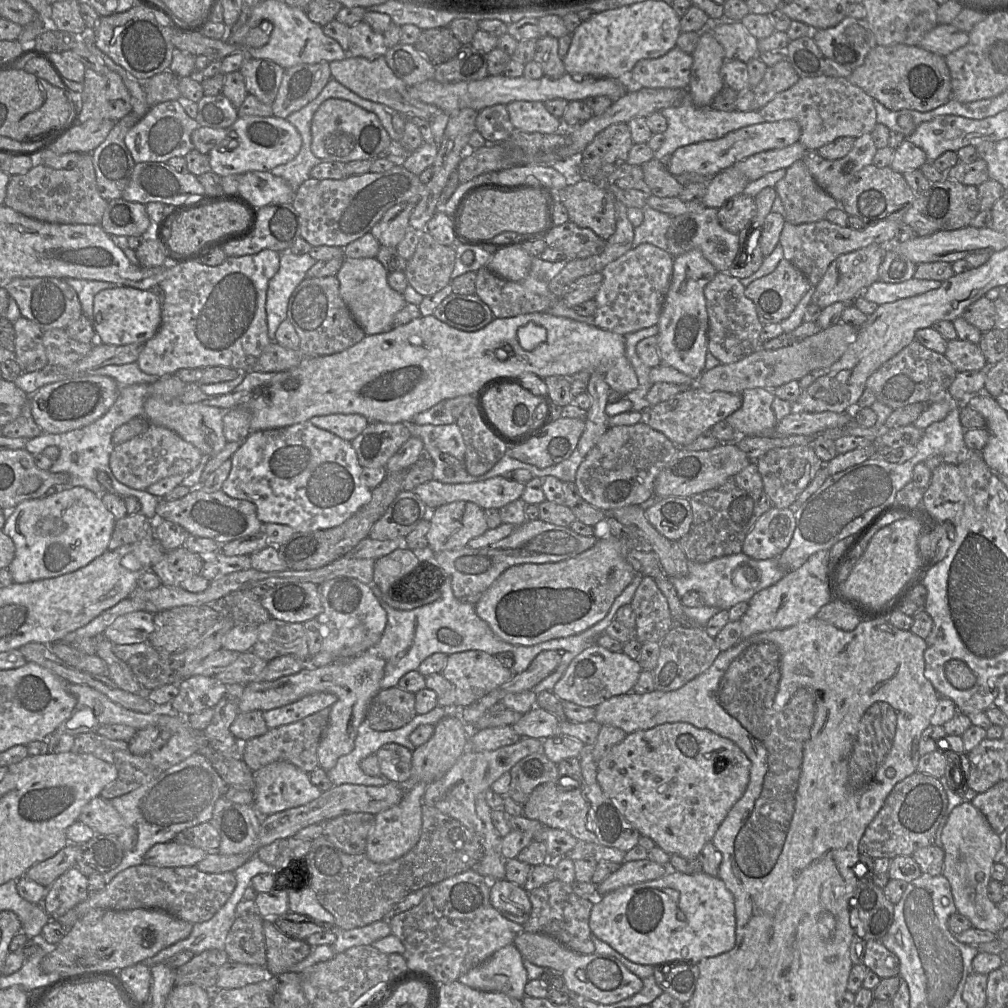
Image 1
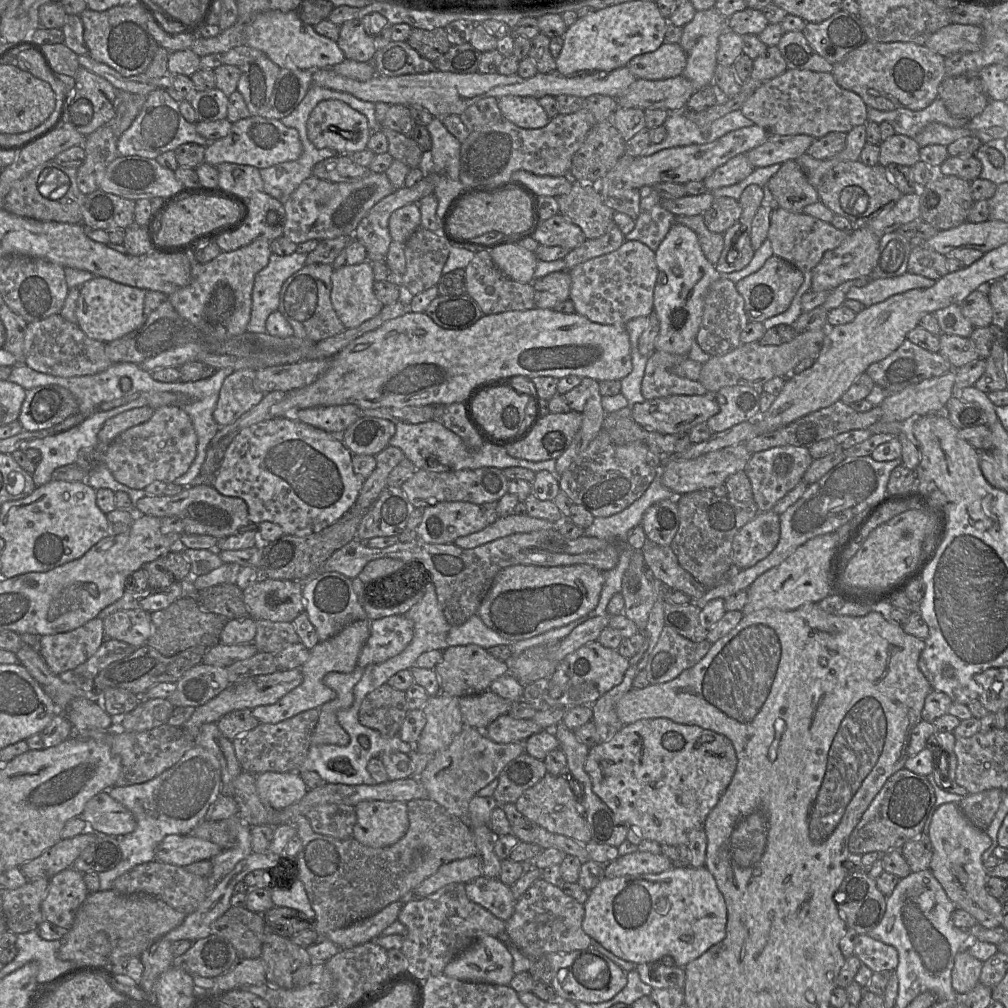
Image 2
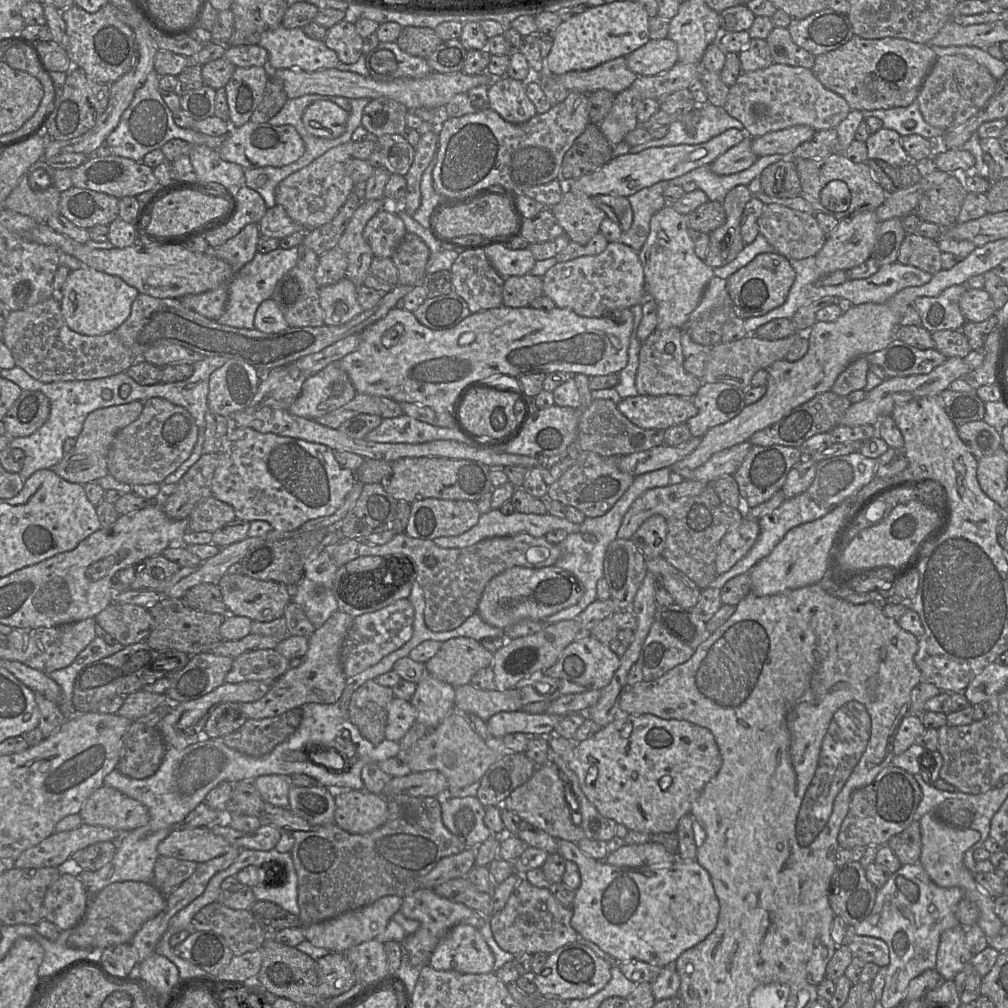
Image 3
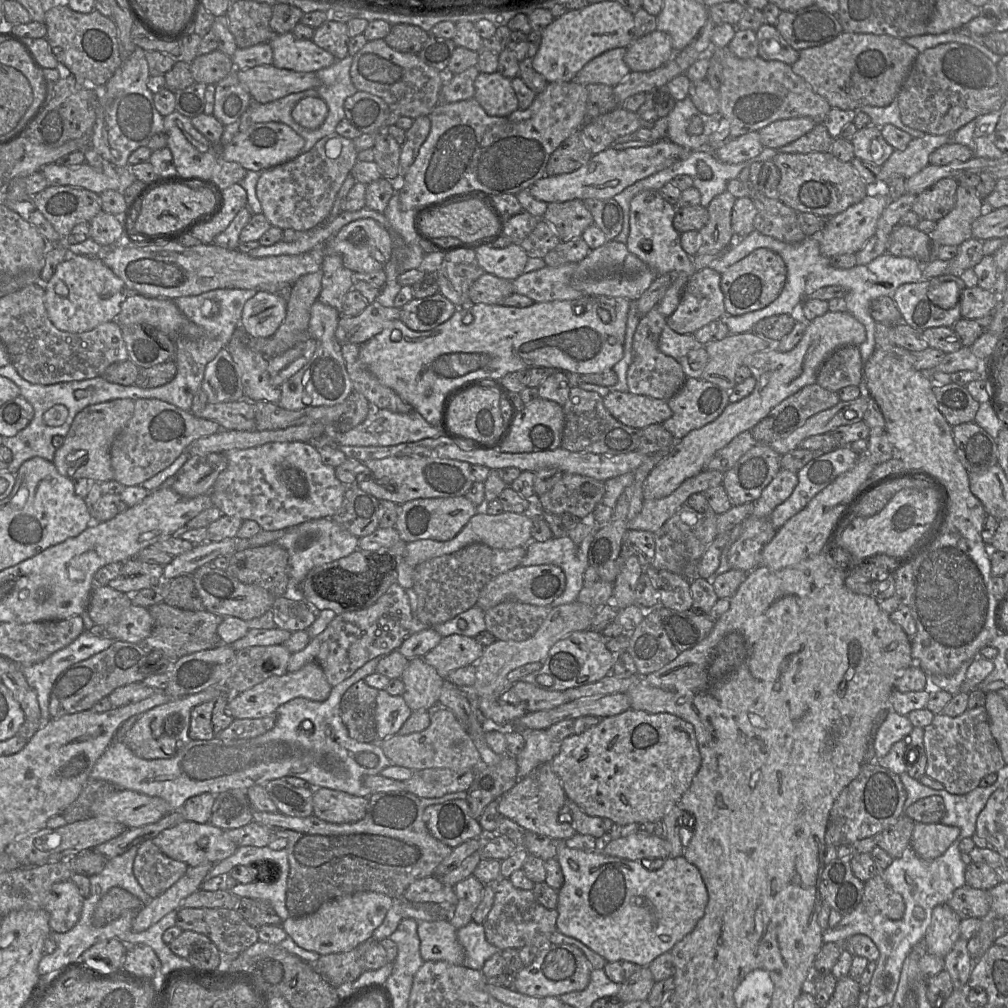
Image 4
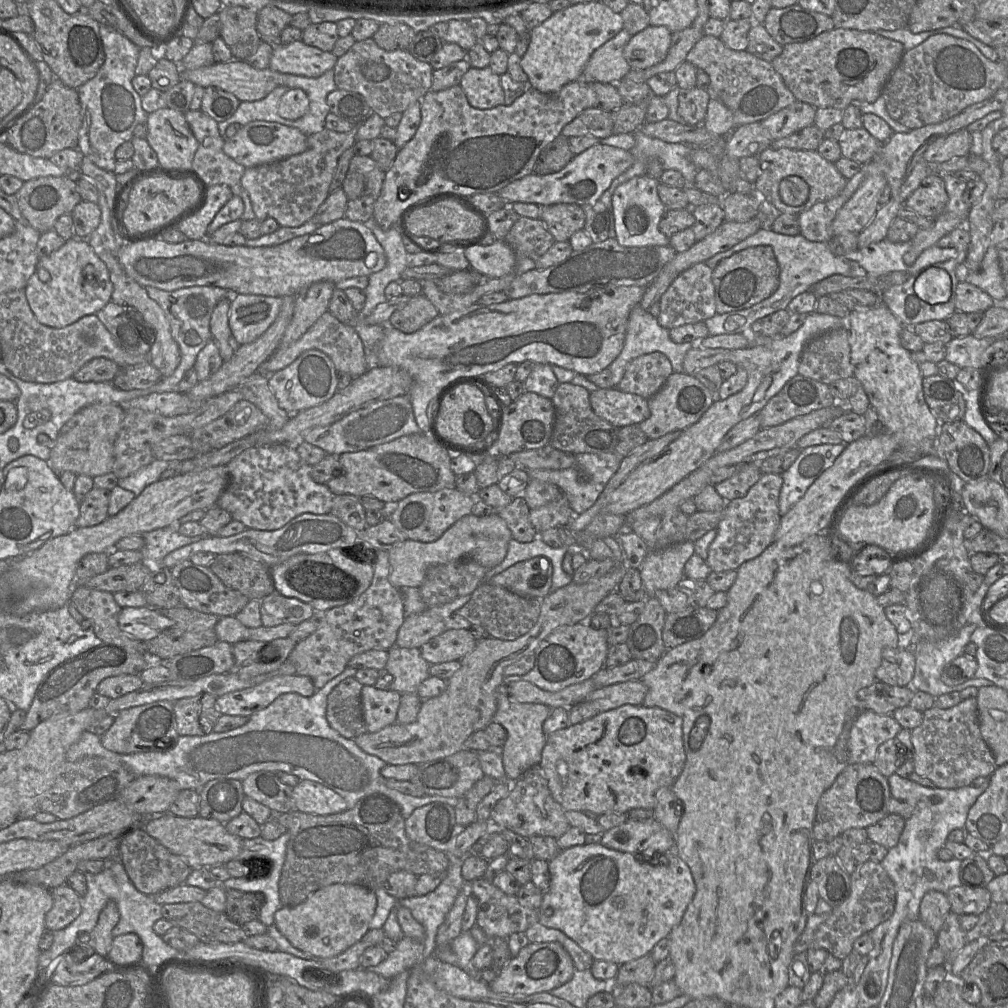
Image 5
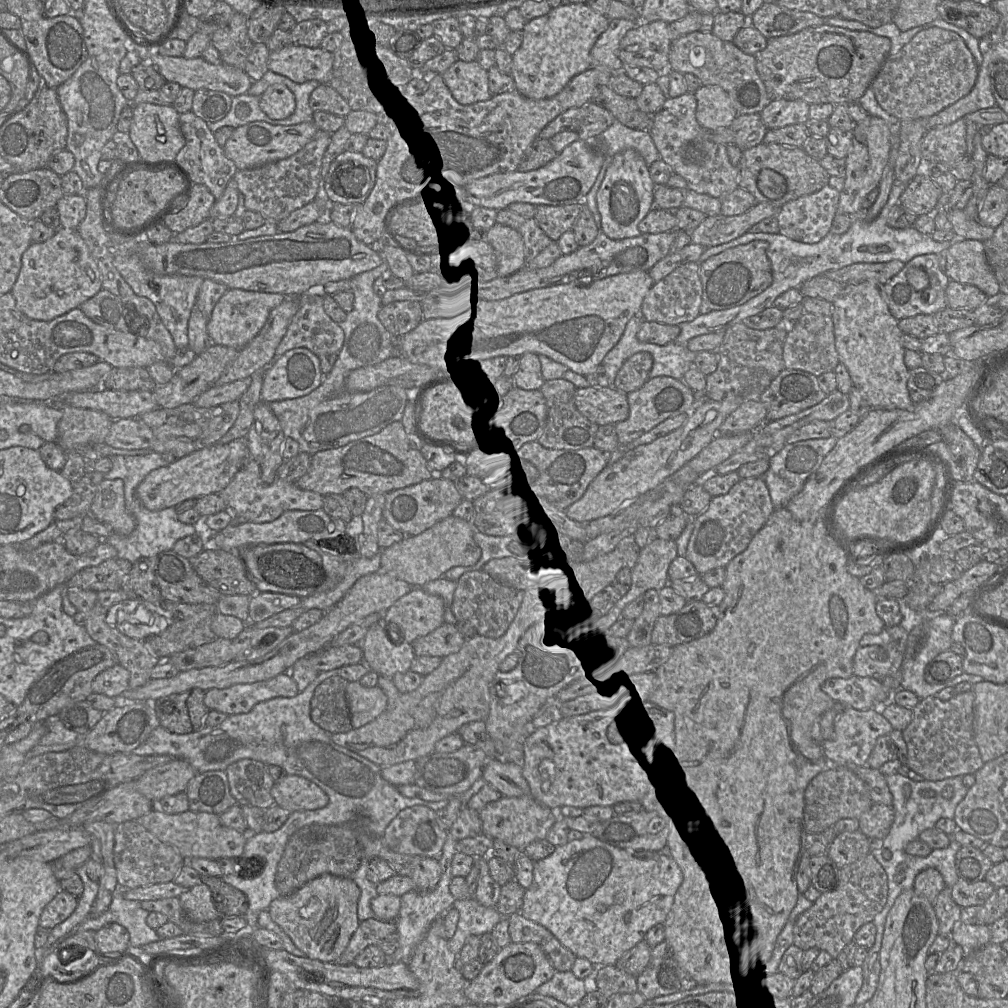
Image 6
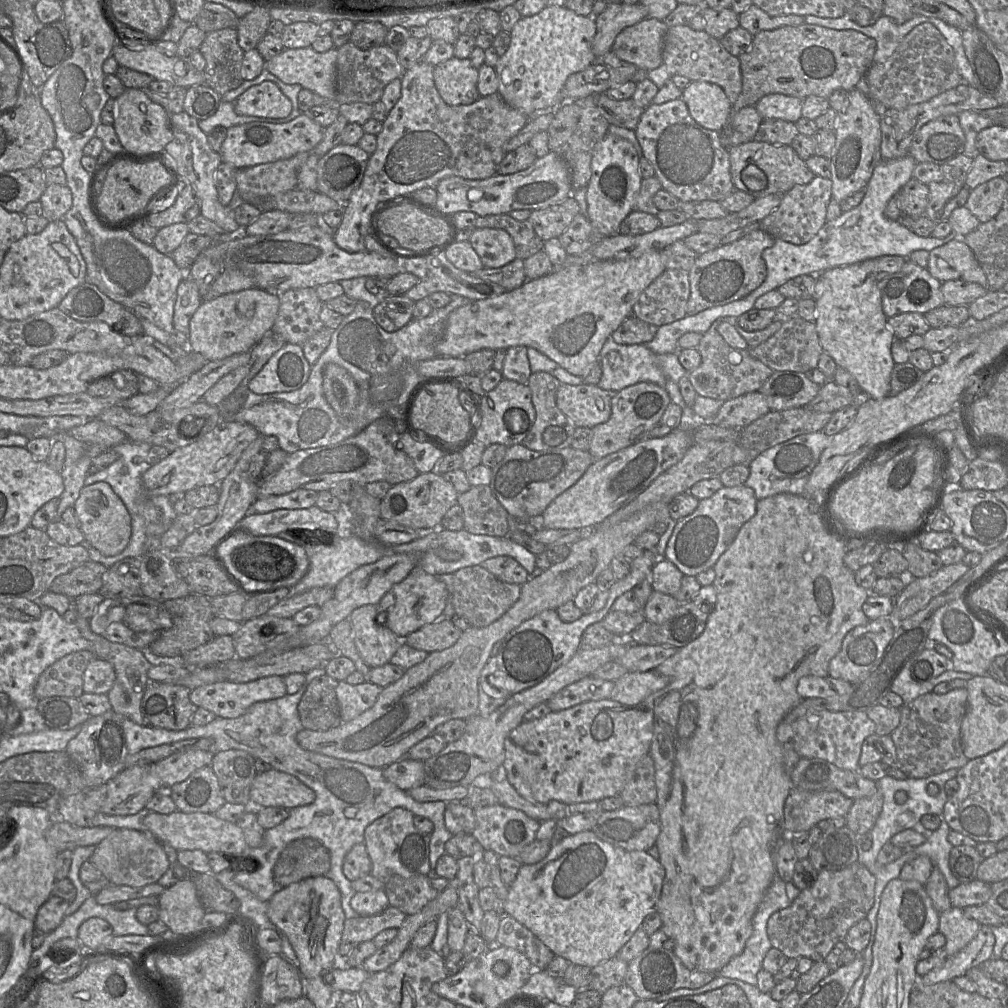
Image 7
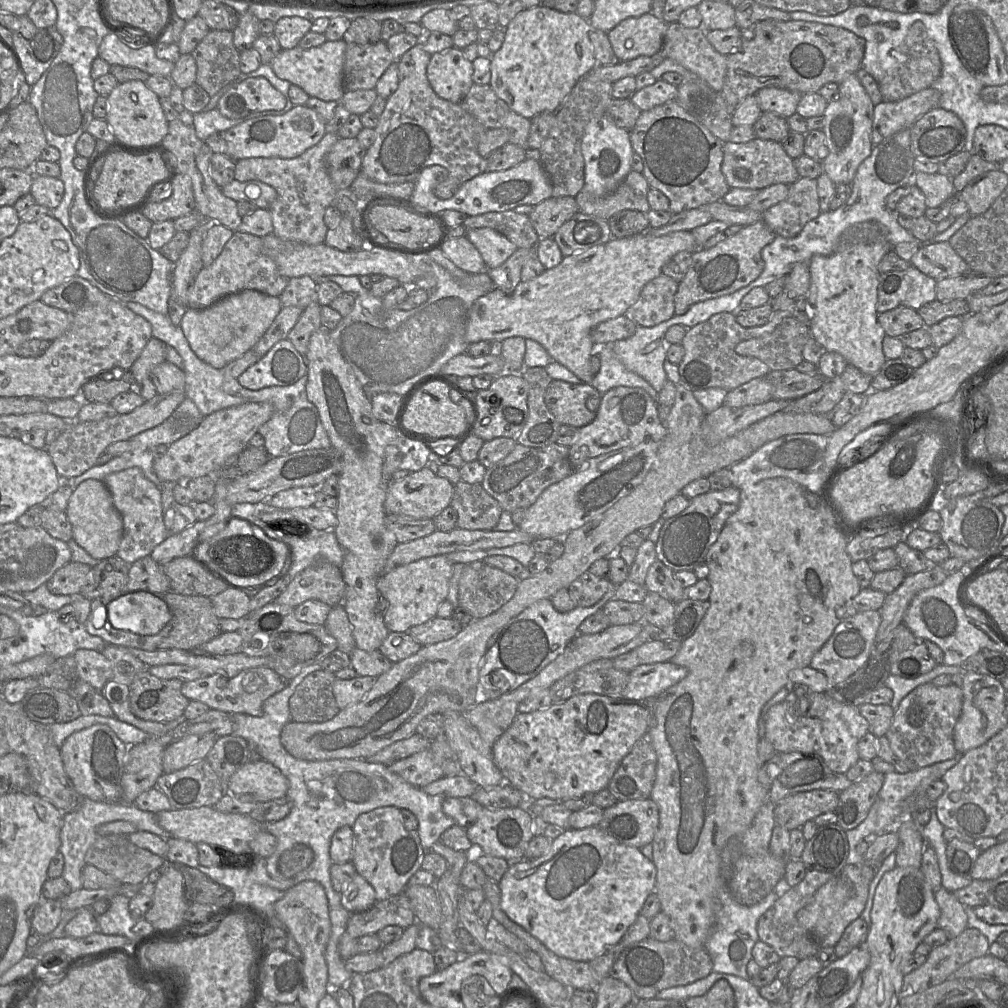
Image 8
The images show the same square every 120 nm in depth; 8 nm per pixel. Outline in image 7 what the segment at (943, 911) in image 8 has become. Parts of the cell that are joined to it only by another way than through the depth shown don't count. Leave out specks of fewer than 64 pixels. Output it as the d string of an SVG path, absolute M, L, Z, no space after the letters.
M951 907L939 914L938 932L946 939L944 951L951 957L967 946L982 925L965 916L963 909Z

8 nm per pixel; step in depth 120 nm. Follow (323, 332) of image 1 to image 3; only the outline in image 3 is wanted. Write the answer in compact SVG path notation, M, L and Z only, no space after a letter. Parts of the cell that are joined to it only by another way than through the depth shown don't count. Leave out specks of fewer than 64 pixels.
M304 244L297 247L298 262L275 286L272 299L280 308L289 327L321 327L324 325L324 312L320 306L319 291L315 271L319 256Z

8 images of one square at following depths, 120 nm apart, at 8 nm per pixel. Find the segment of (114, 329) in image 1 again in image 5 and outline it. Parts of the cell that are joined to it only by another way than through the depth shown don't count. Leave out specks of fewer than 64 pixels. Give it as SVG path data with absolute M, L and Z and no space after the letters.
M73 237L57 251L39 259L24 291L39 323L51 328L63 328L101 310L111 301L113 284L106 265L87 241Z

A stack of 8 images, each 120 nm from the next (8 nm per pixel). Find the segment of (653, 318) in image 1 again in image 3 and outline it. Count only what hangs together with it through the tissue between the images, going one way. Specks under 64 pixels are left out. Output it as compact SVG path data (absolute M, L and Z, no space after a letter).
M611 242L603 252L593 256L581 256L566 262L557 262L543 276L543 294L551 298L557 307L566 308L584 317L603 317L615 311L642 304L646 299L645 277L638 251L621 243Z

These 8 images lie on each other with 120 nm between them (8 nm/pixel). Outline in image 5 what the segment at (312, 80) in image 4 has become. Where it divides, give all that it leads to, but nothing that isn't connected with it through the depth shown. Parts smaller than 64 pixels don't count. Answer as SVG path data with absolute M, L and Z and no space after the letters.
M231 60L193 70L182 70L181 77L196 86L220 88L241 102L258 101L279 86L279 72L258 70L245 61Z

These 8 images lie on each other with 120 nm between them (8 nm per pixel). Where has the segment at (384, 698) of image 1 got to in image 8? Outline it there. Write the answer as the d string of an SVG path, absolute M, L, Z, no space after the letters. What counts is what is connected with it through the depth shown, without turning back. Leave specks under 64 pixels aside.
M322 669L307 675L289 699L291 721L321 723L334 718L339 707L333 694L335 674Z

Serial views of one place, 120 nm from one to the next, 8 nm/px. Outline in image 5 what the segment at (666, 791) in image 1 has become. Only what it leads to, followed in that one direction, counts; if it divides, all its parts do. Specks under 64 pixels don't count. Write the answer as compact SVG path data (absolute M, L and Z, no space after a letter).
M623 705L598 713L576 725L570 725L547 735L539 767L553 799L564 811L580 811L587 815L626 814L632 809L653 810L656 796L663 788L672 787L686 762L682 719L662 708Z

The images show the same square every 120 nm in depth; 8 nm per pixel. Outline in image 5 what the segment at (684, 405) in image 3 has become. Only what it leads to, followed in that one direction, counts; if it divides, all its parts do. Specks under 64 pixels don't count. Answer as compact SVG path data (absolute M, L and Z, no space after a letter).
M617 387L590 392L590 404L596 415L618 428L638 425L650 416L648 399L620 391Z

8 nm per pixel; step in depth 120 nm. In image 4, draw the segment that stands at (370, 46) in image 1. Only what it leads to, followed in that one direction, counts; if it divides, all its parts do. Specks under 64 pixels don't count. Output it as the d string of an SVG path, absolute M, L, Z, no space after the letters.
M326 21L314 30L312 41L336 60L341 60L348 56L349 39L346 23Z

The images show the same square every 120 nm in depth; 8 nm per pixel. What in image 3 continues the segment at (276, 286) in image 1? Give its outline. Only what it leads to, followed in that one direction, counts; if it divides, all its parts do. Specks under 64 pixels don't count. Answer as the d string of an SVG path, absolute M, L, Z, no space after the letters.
M297 247L278 248L268 253L256 253L228 284L228 298L223 314L217 319L222 325L237 329L254 329L254 316L259 305L272 298L275 286L298 262Z

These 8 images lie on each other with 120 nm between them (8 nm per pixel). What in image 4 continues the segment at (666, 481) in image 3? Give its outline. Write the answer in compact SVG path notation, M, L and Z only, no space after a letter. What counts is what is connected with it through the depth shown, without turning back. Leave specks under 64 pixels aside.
M593 530L578 545L566 535L545 542L531 541L525 546L526 554L521 566L551 564L565 574L565 590L553 601L551 608L577 601L584 586L584 572L589 567L588 552L592 541Z

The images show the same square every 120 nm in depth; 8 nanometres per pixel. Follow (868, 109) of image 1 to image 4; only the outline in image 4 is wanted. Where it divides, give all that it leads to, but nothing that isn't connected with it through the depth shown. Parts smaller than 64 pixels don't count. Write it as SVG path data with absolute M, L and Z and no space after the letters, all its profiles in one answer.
M728 47L711 48L711 58L716 58L722 66L722 83L718 89L720 101L720 115L730 124L730 137L736 138L749 132L760 131L765 126L777 120L808 117L822 124L832 109L830 104L816 94L811 86L800 76L795 74L792 67L779 61L767 61L760 57L741 59L735 56Z

